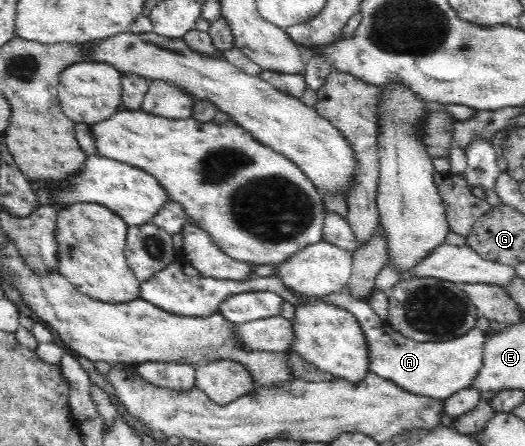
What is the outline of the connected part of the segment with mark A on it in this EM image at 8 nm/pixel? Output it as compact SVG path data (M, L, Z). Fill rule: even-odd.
M335 292L335 294L329 294L329 296L313 296L311 299L316 299L317 297L323 297L325 301L335 303L335 305L347 309L355 315L368 344L368 372L372 372L385 380L393 381L399 388L411 394L443 401L454 392L467 388L481 368L483 345L486 336L484 335L485 332L480 329L473 328L473 330L469 330L469 334L445 342L419 342L397 332L389 325L389 322L385 322L378 317L378 314L370 307L367 301L361 301L359 298L349 296L347 292Z

